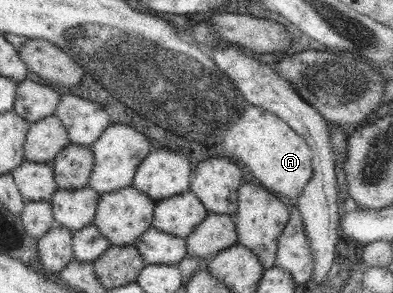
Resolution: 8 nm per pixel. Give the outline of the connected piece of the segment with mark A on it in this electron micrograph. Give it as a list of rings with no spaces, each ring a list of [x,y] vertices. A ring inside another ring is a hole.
[[[246,106],[237,124],[225,132],[221,146],[231,158],[235,158],[235,162],[241,162],[249,168],[258,185],[291,200],[301,195],[313,175],[312,148],[305,138],[277,115],[259,106]]]

